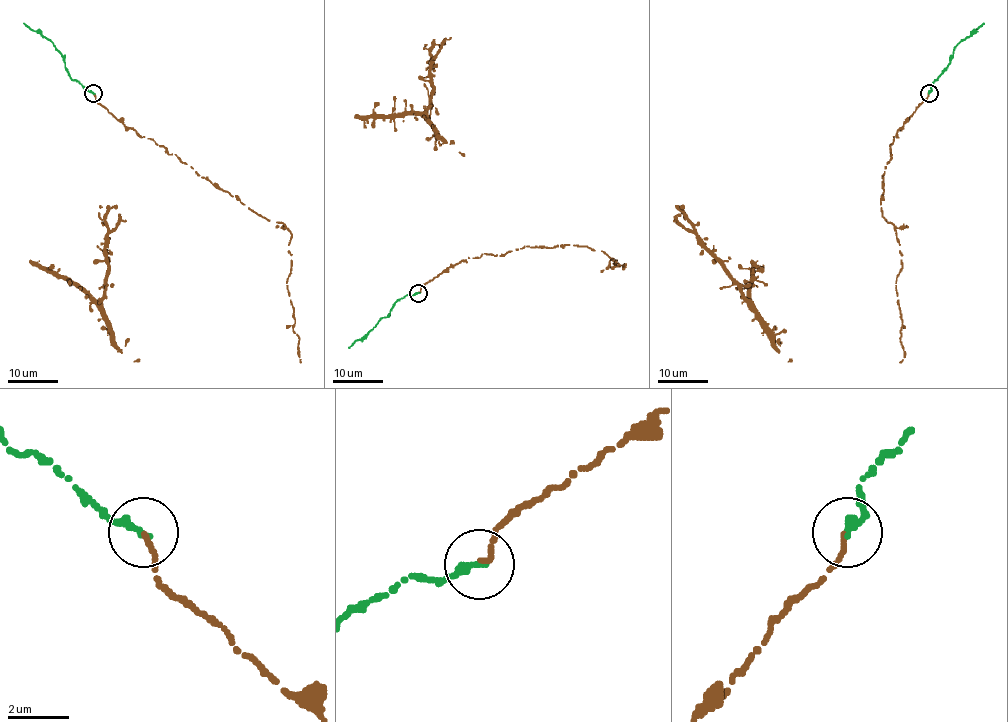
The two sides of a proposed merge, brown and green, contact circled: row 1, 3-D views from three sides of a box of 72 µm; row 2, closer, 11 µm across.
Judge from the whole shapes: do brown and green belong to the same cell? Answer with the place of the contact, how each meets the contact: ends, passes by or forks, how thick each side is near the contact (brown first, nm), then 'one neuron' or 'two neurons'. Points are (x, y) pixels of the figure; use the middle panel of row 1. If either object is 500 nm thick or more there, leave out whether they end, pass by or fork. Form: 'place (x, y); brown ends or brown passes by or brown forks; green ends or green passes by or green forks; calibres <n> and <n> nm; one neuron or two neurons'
place (418, 293); brown ends; green ends; calibres 160 and 300 nm; one neuron

